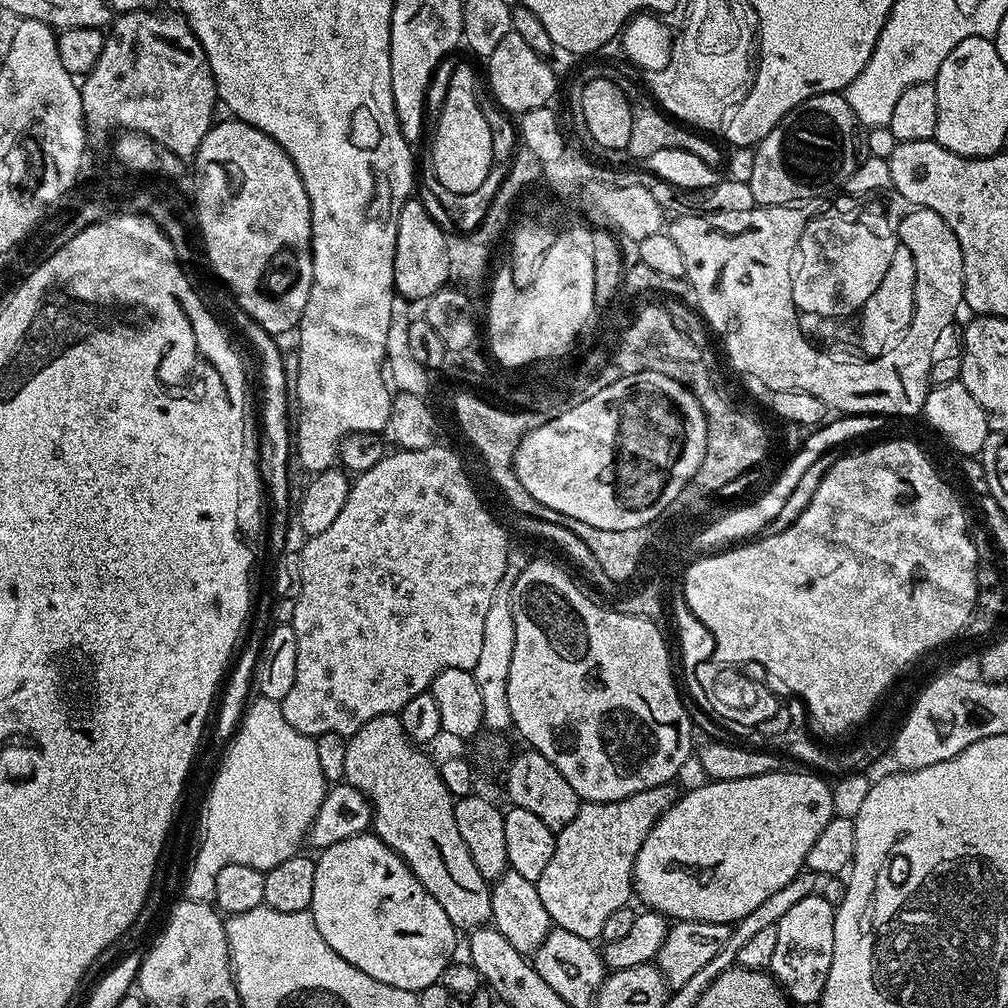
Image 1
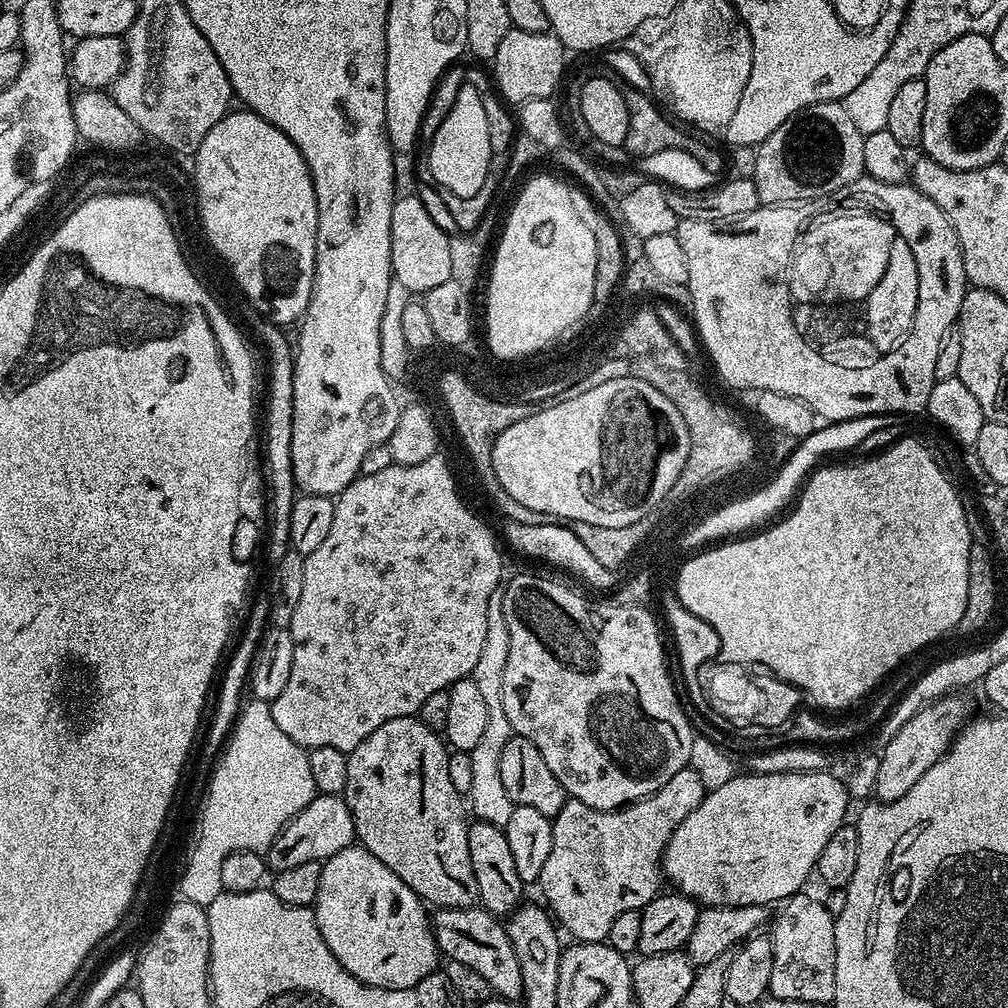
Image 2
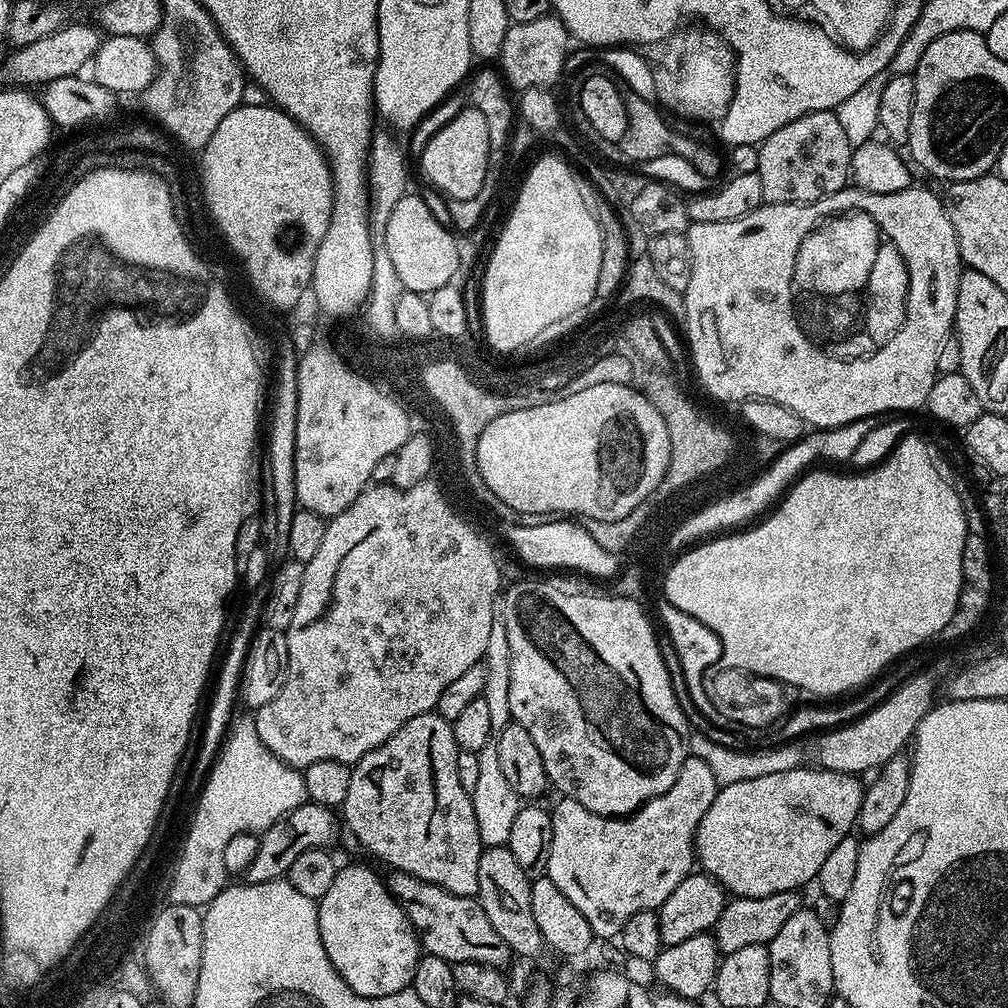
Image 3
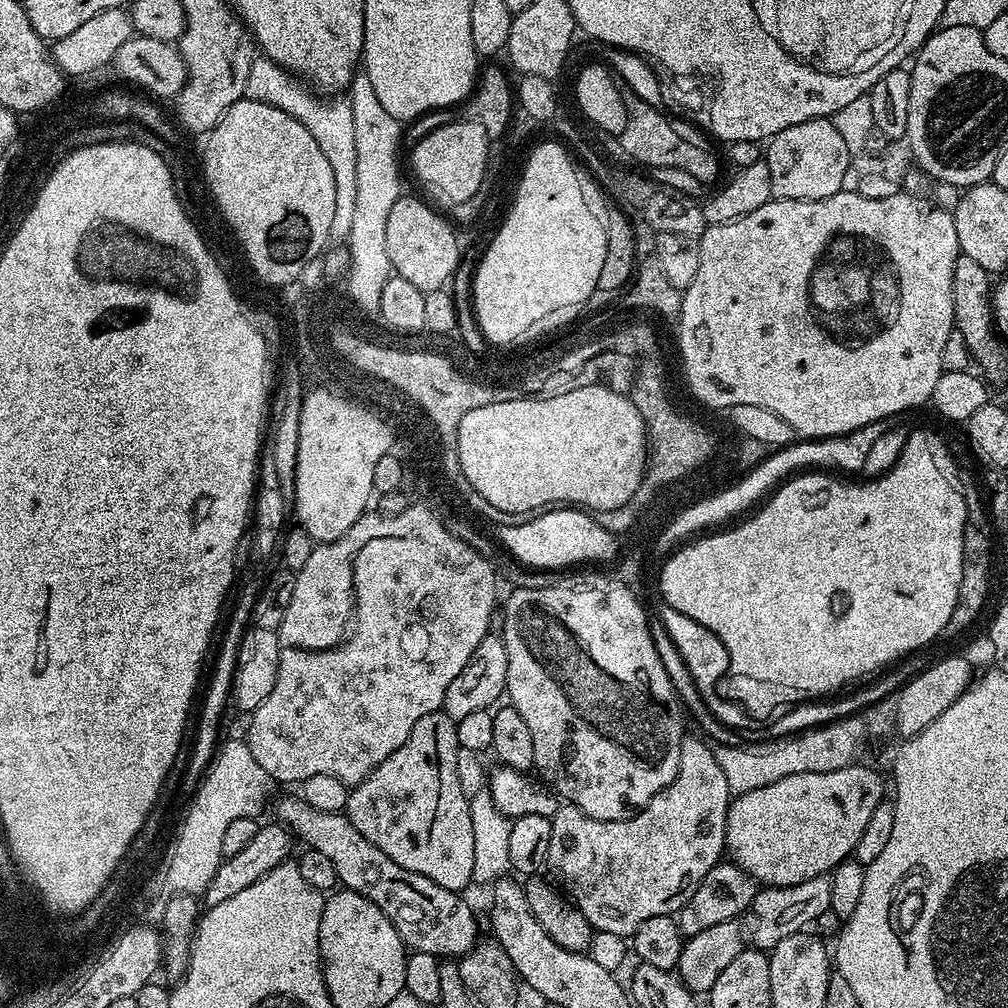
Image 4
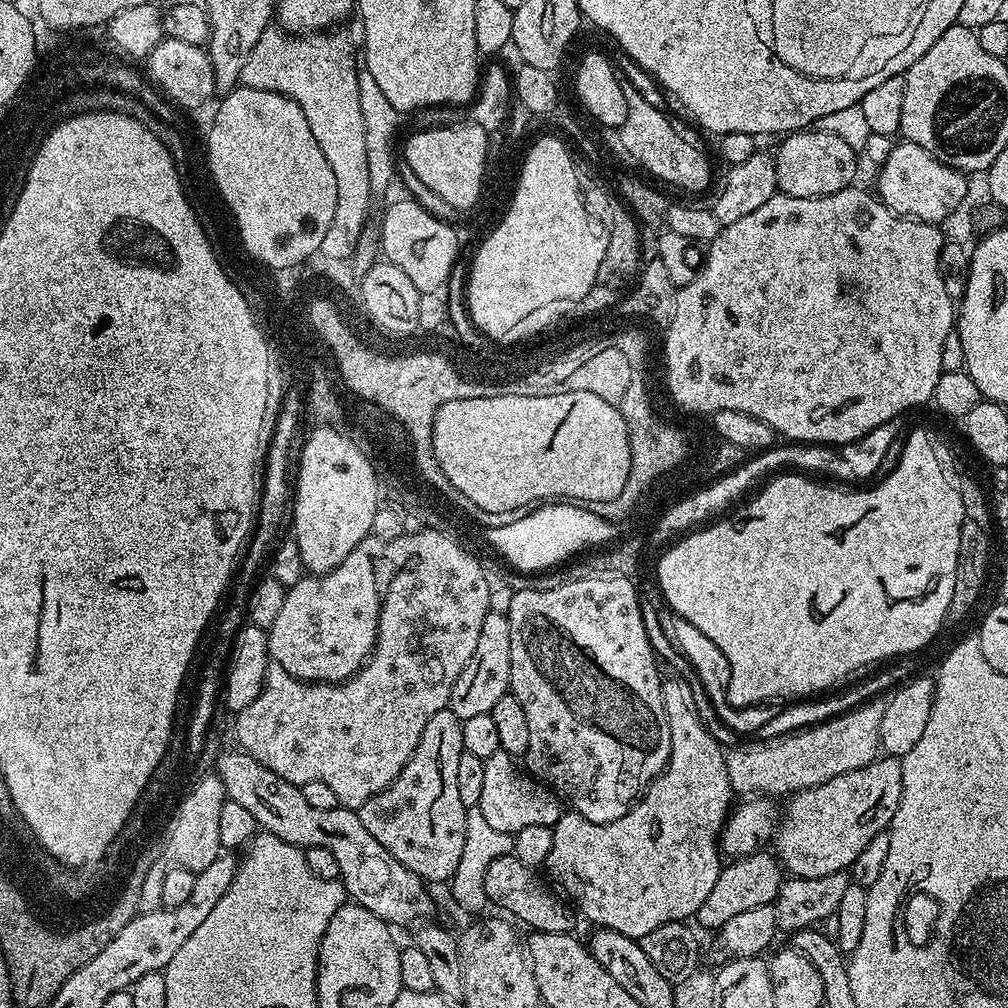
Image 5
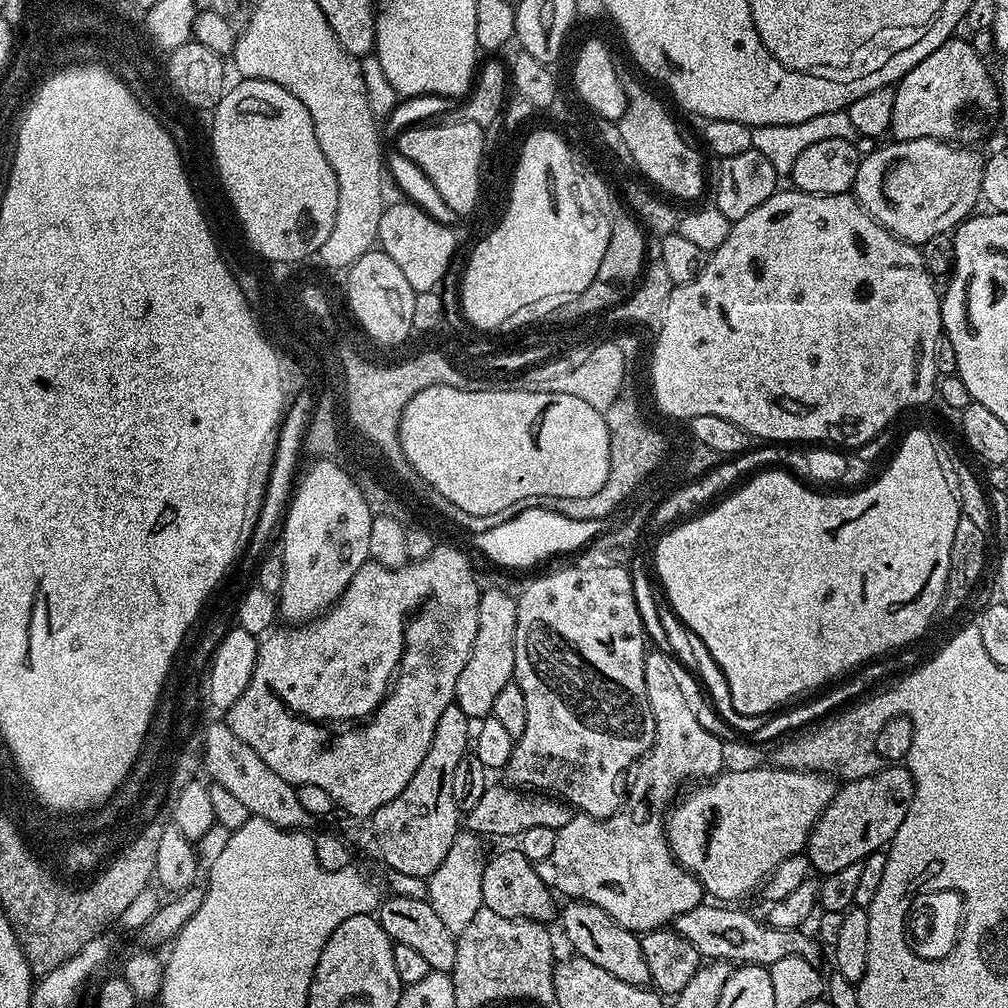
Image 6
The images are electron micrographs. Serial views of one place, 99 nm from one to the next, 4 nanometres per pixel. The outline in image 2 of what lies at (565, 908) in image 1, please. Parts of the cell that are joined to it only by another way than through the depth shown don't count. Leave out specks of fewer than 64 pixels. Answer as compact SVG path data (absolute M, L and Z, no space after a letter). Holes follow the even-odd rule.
M683 768L670 778L666 786L662 786L652 795L644 797L615 812L594 810L582 802L565 799L562 810L552 820L554 842L550 850L550 858L546 858L546 866L542 866L542 874L538 881L538 889L544 895L543 903L550 909L551 915L558 921L559 927L572 935L573 941L581 944L599 944L607 941L610 926L618 914L626 914L626 910L641 910L655 899L661 891L662 861L664 847L667 846L672 832L702 802L706 789L694 774L692 768Z

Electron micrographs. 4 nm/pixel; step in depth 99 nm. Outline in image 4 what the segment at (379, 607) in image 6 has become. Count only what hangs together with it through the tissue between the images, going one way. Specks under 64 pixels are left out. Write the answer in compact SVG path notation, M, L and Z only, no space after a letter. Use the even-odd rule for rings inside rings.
M366 512L360 516L358 522L342 538L313 547L309 561L295 575L292 595L295 600L306 600L306 610L292 614L292 620L288 622L292 604L287 606L286 615L278 629L281 640L317 649L327 646L342 634L349 615L349 601L352 601L352 596L348 596L348 592L352 592L352 576L348 576L348 560L352 560L352 552L356 552L356 548L360 548L368 536L376 536L376 532L392 532L392 536L404 536L404 532L412 532L412 528L408 528L408 516L401 512L375 513Z

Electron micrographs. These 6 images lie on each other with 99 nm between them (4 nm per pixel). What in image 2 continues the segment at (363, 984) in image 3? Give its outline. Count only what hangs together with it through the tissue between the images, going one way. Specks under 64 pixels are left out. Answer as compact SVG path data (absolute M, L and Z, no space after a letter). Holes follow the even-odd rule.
M364 848L338 850L323 861L314 905L316 925L334 958L371 988L415 990L426 974L437 971L436 936L427 910L417 892Z

